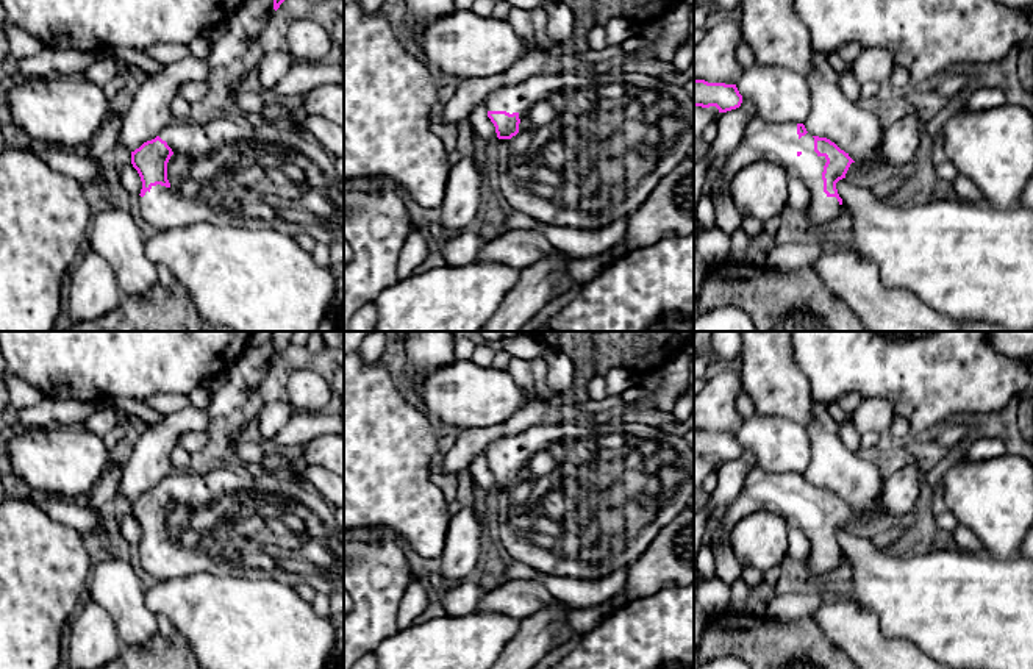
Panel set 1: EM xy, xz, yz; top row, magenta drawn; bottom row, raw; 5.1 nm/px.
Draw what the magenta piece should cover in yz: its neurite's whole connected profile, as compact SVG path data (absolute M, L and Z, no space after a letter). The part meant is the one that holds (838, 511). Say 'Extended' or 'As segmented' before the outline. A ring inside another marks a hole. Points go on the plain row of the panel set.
Extended. M753 466L739 499L727 506L720 519L720 539L711 544L714 575L727 586L741 577L730 535L747 514L766 510L781 516L788 525L799 527L811 541L806 572L811 581L836 577L845 572L847 560L838 544L836 533L845 528L852 513L849 503L827 488L813 486L803 474L770 474Z

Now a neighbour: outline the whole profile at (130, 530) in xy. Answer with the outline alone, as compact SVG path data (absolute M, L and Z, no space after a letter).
M133 514L119 522L119 525L122 538L134 549L138 549L142 539L142 531Z

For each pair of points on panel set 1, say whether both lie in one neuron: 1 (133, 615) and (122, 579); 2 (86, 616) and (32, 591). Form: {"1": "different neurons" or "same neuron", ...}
{"1": "same neuron", "2": "different neurons"}

